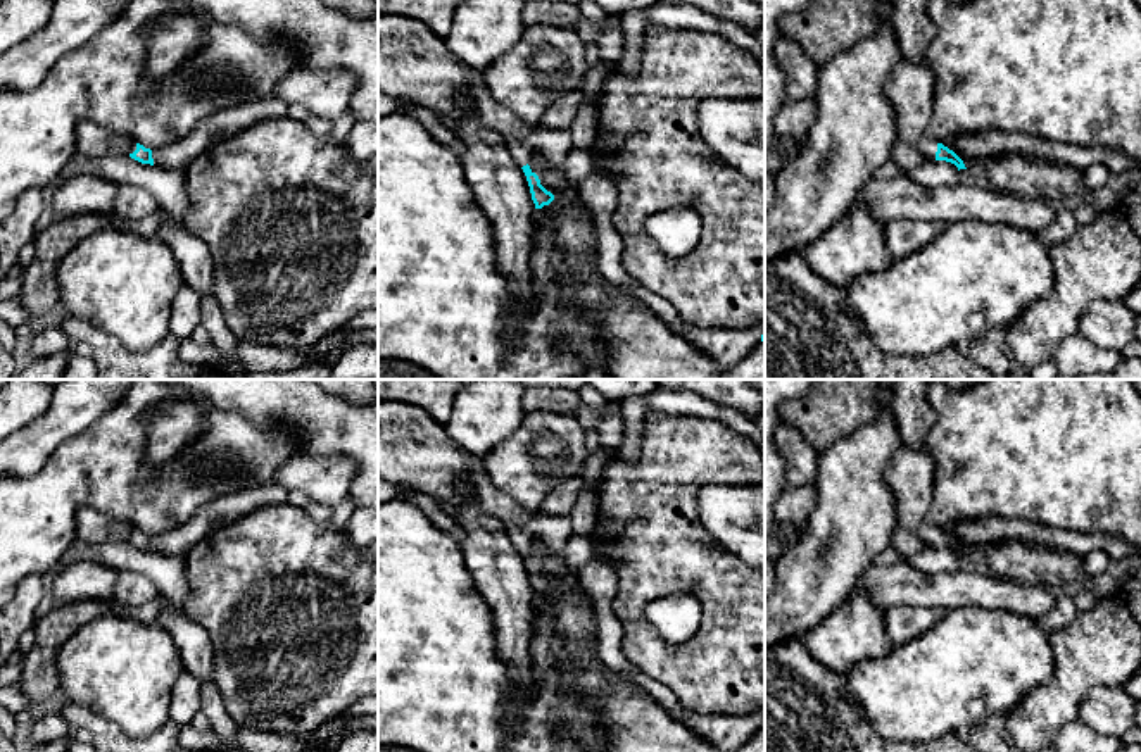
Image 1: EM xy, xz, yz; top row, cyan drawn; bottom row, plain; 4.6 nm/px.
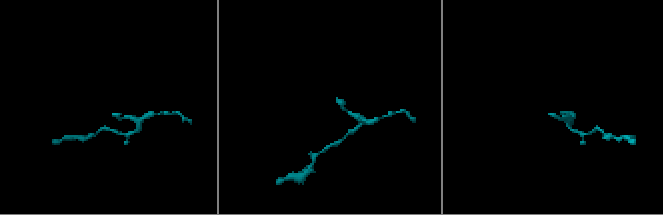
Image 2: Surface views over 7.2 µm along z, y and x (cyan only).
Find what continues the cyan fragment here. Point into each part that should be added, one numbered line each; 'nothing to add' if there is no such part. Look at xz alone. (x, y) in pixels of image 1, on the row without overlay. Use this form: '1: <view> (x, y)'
1: xz (554, 530)

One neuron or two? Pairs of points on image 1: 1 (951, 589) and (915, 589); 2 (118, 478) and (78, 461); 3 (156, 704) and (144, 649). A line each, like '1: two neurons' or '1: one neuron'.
1: one neuron
2: one neuron
3: one neuron

